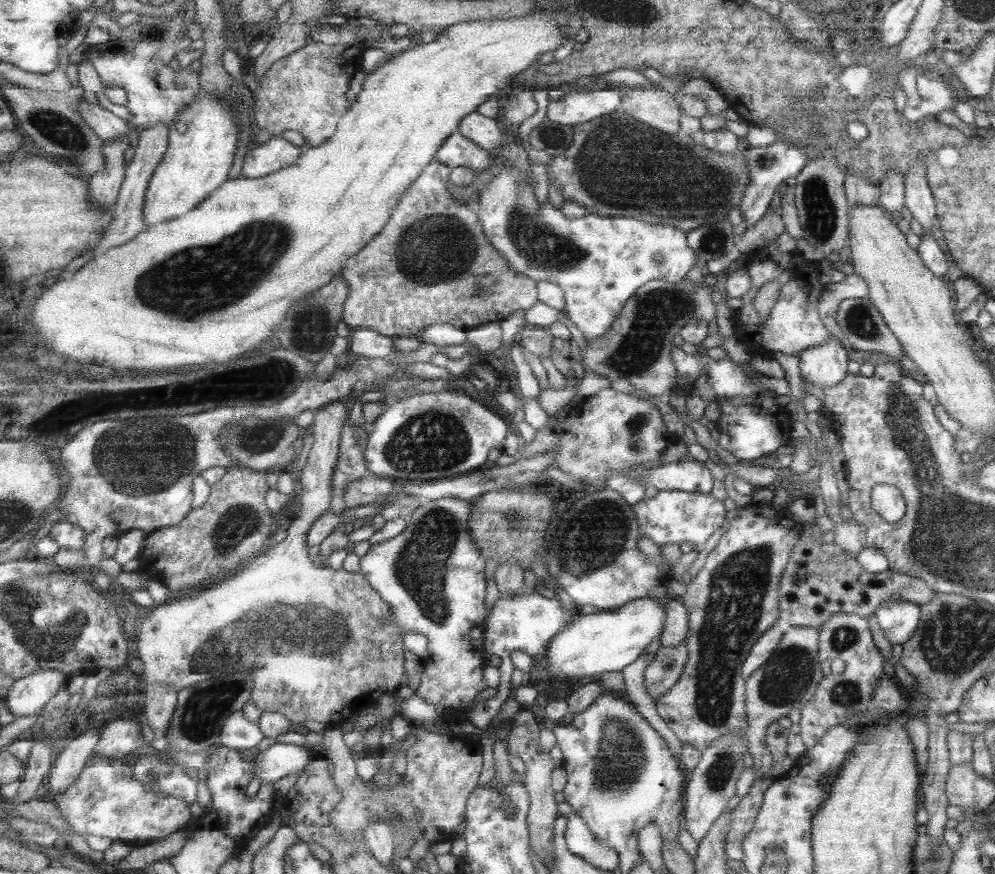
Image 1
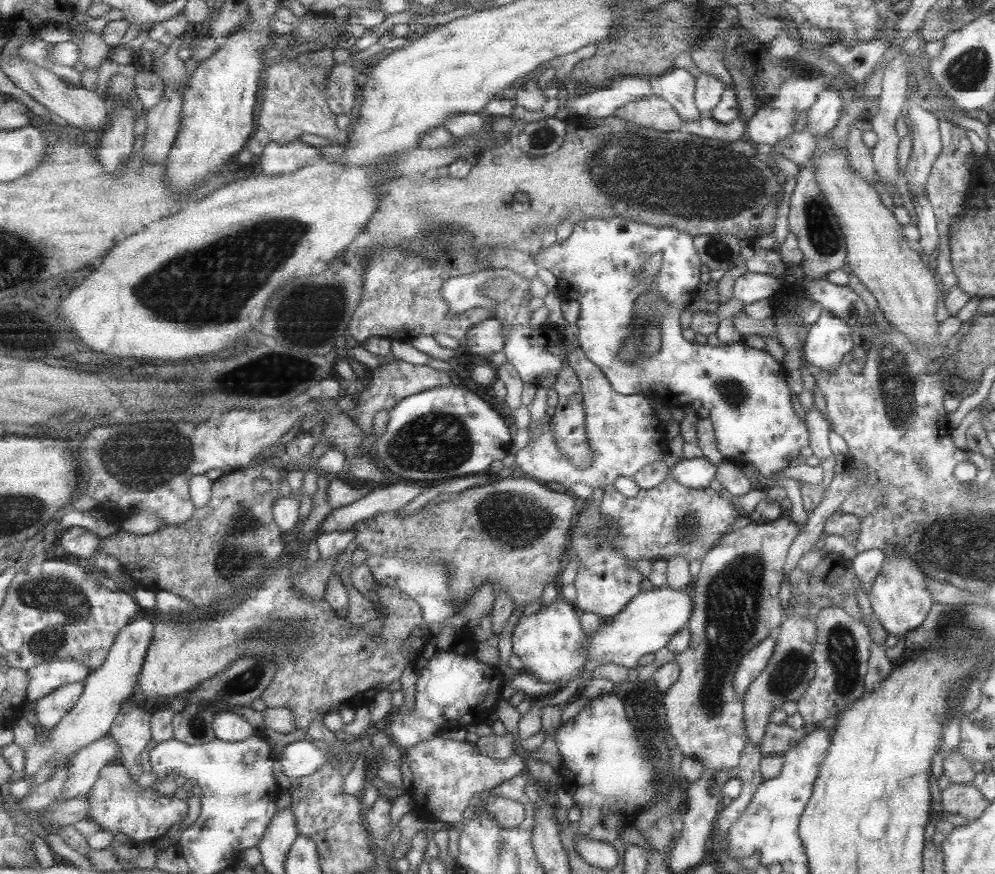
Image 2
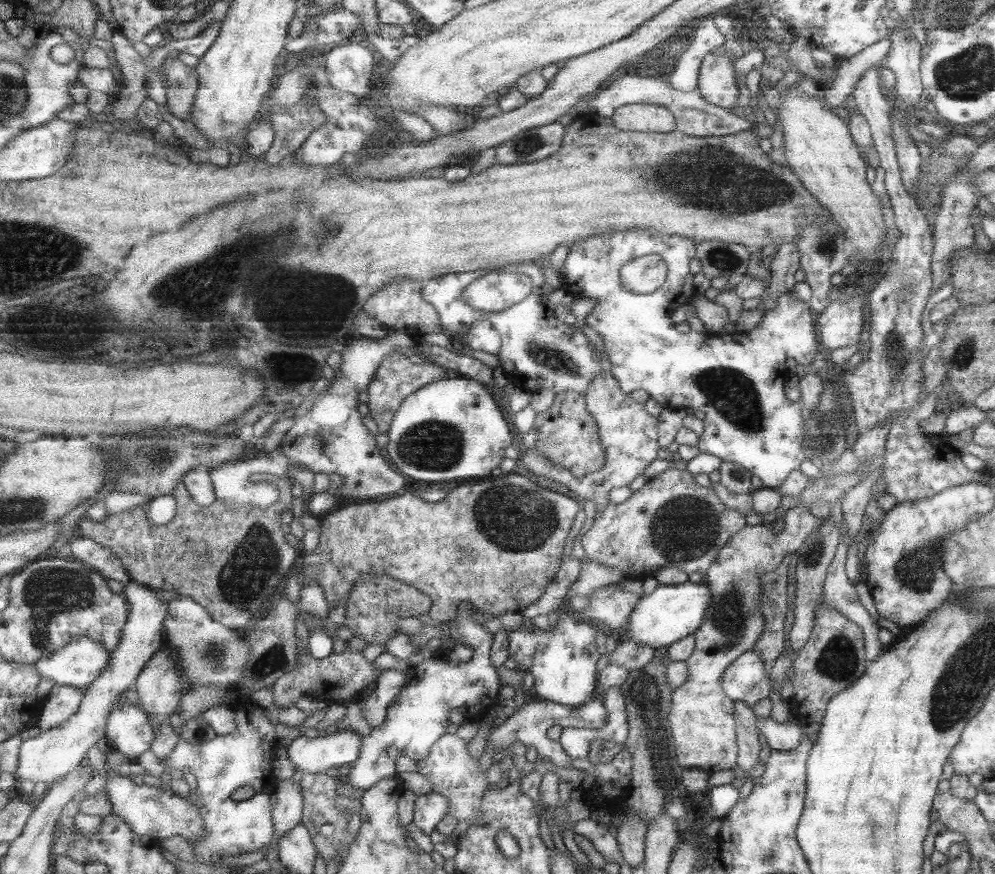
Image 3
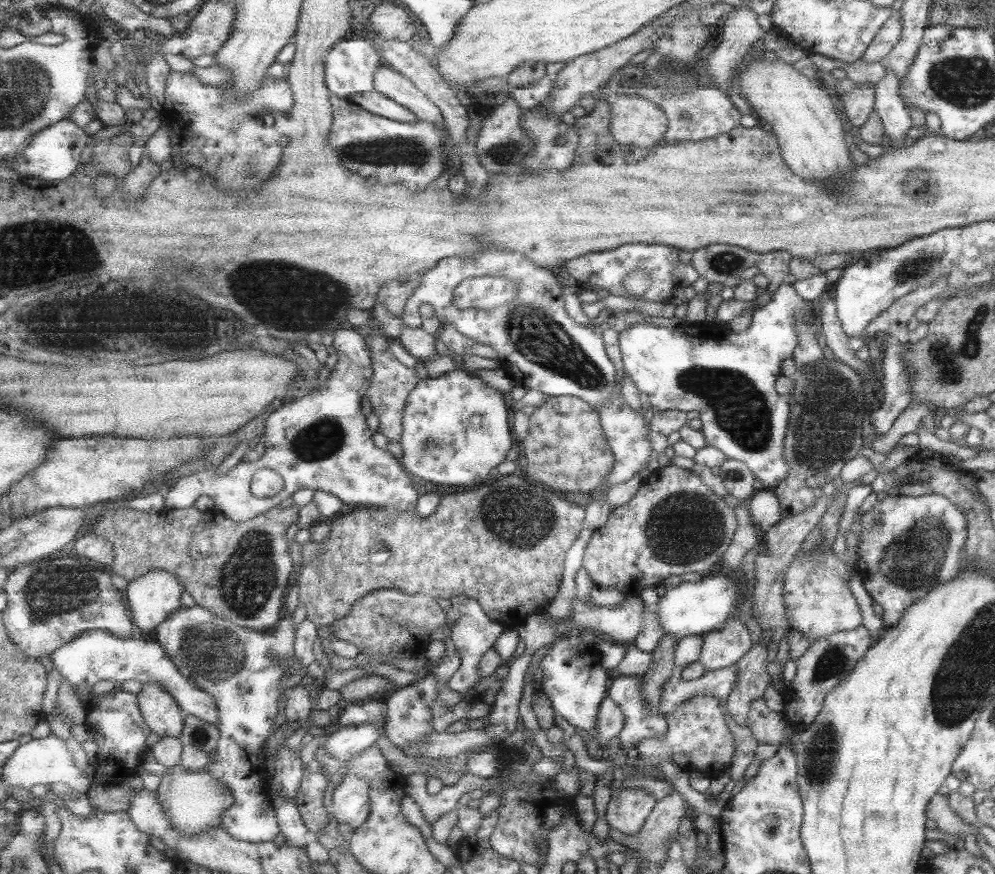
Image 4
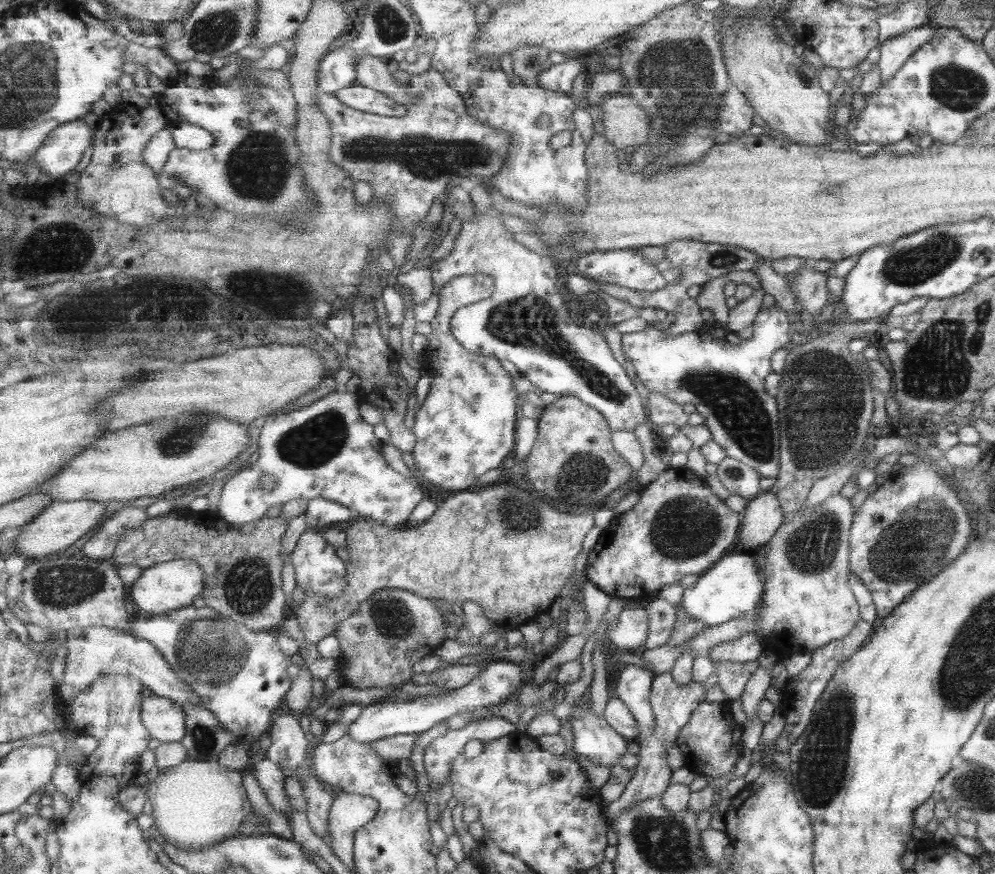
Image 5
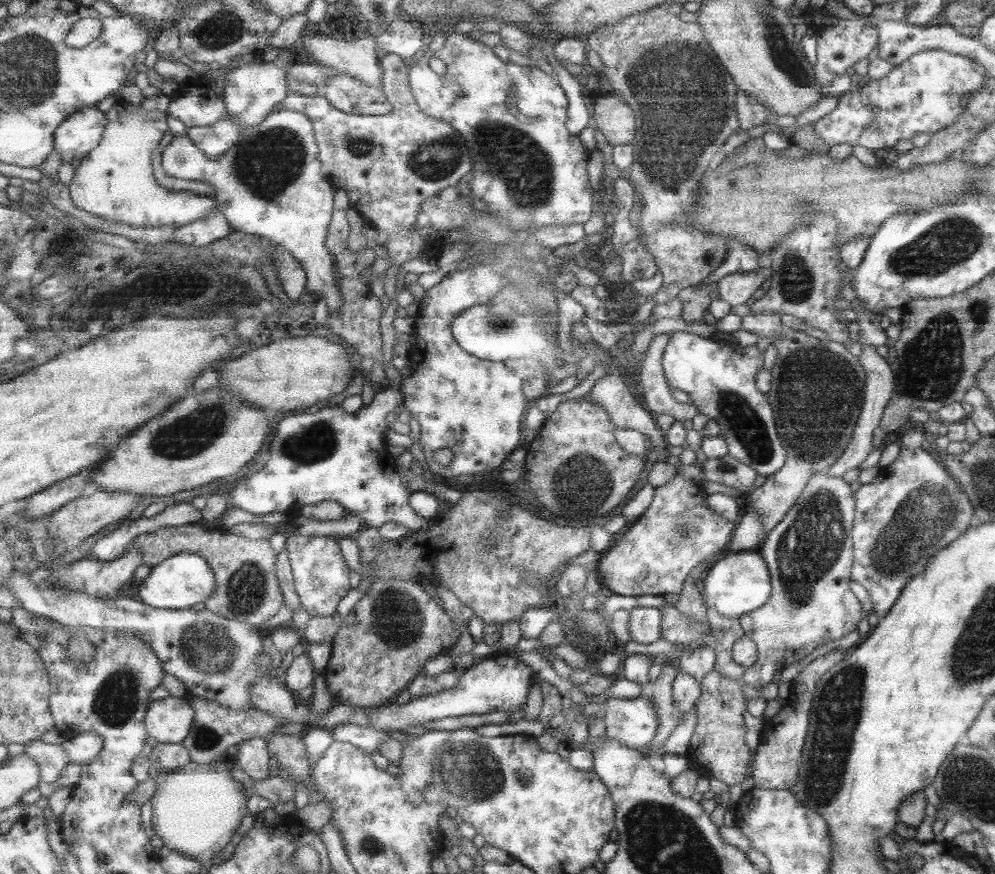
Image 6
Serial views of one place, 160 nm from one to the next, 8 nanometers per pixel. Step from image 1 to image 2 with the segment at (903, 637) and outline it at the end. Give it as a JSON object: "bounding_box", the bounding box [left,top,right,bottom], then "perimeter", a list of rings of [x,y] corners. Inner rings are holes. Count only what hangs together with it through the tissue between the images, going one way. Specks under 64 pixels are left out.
{"bounding_box":[867,552,933,637],"perimeter":[[[899,552],[884,556],[879,574],[874,578],[867,595],[871,610],[885,632],[900,637],[923,622],[933,603],[926,587],[929,580],[932,579],[916,566],[911,557]]]}

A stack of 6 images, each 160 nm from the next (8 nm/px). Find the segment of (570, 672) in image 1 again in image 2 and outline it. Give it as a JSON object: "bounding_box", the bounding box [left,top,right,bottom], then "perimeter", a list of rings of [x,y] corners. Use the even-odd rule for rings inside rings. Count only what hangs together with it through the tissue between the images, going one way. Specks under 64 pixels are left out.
{"bounding_box":[588,586,694,671],"perimeter":[[[665,586],[643,591],[616,617],[601,619],[602,623],[598,631],[588,638],[590,661],[618,664],[632,671],[641,657],[659,652],[681,629],[688,626],[693,611],[694,596],[690,589],[680,591]]]}

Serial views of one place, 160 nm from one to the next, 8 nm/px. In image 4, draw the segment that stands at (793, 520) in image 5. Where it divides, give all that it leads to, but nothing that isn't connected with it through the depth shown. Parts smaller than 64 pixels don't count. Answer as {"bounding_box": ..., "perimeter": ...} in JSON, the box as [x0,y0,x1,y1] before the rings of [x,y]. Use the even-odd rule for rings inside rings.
{"bounding_box":[781,549,860,640],"perimeter":[[[831,549],[825,550],[818,561],[795,554],[783,571],[781,583],[784,617],[789,630],[796,630],[808,640],[813,640],[827,638],[837,631],[853,630],[860,625],[860,610],[849,590],[846,572],[845,564]]]}

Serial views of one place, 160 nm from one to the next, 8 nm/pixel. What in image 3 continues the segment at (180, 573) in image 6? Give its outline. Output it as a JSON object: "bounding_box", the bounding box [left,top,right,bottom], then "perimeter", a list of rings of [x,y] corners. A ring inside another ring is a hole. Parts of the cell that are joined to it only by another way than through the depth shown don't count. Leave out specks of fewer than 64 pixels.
{"bounding_box":[17,581,169,787],"perimeter":[[[131,581],[124,587],[123,595],[131,607],[127,624],[124,626],[121,642],[112,650],[109,666],[97,681],[85,691],[78,713],[65,724],[49,730],[41,730],[37,737],[23,741],[20,748],[17,782],[44,782],[48,787],[65,778],[69,773],[87,761],[86,754],[106,738],[108,718],[119,694],[136,684],[145,665],[165,643],[164,626],[169,614],[169,602],[157,596],[155,589]]]}

